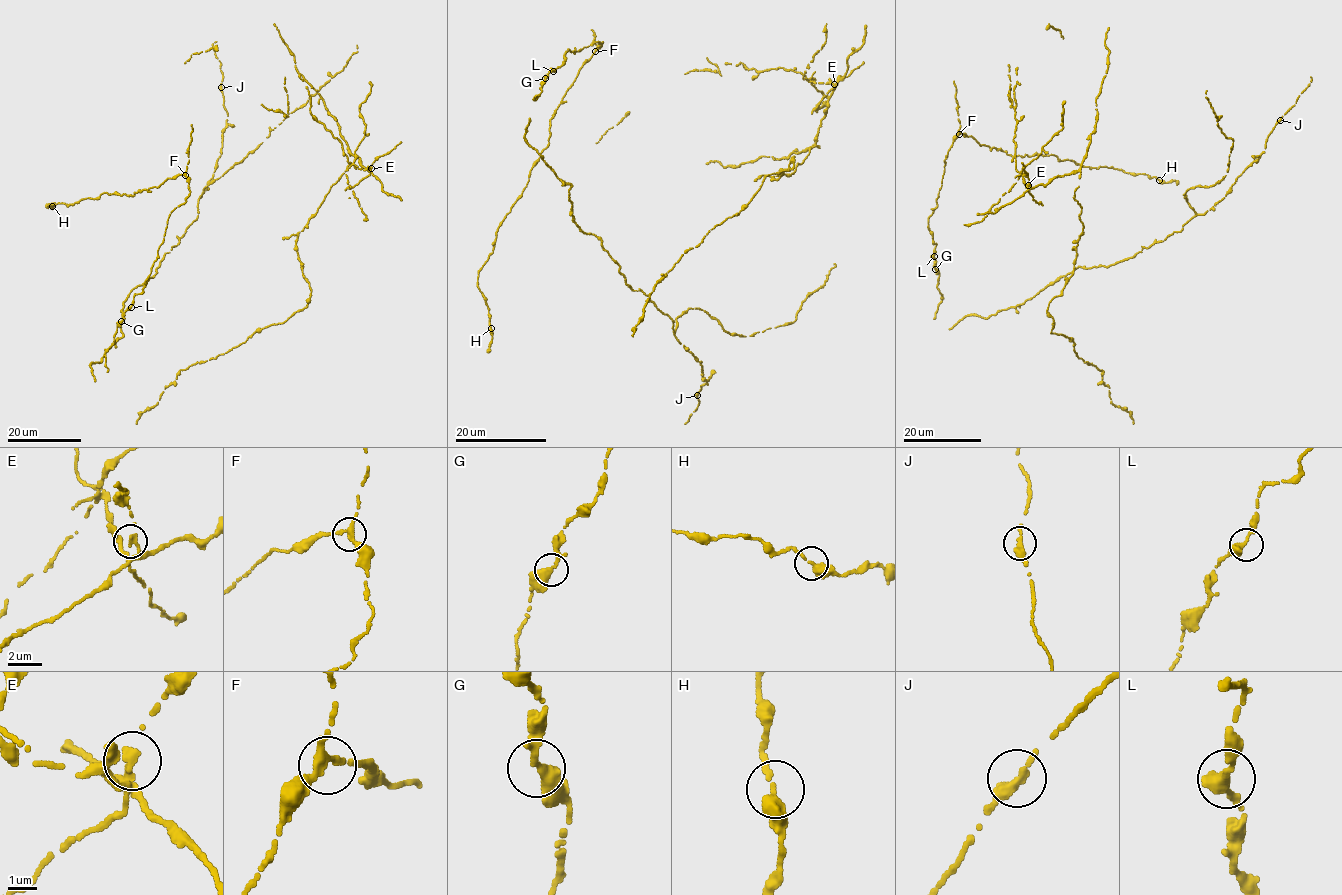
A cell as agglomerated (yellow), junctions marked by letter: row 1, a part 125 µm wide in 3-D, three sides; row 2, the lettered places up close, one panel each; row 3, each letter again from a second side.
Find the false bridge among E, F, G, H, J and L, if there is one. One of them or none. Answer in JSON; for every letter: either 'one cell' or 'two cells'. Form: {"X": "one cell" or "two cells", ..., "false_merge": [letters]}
{"E": "two cells", "F": "one cell", "G": "one cell", "H": "one cell", "J": "one cell", "L": "one cell", "false_merge": ["E"]}

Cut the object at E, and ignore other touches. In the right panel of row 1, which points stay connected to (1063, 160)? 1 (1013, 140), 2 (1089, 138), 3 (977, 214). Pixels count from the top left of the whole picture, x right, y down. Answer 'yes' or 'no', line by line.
1: no
2: yes
3: yes

